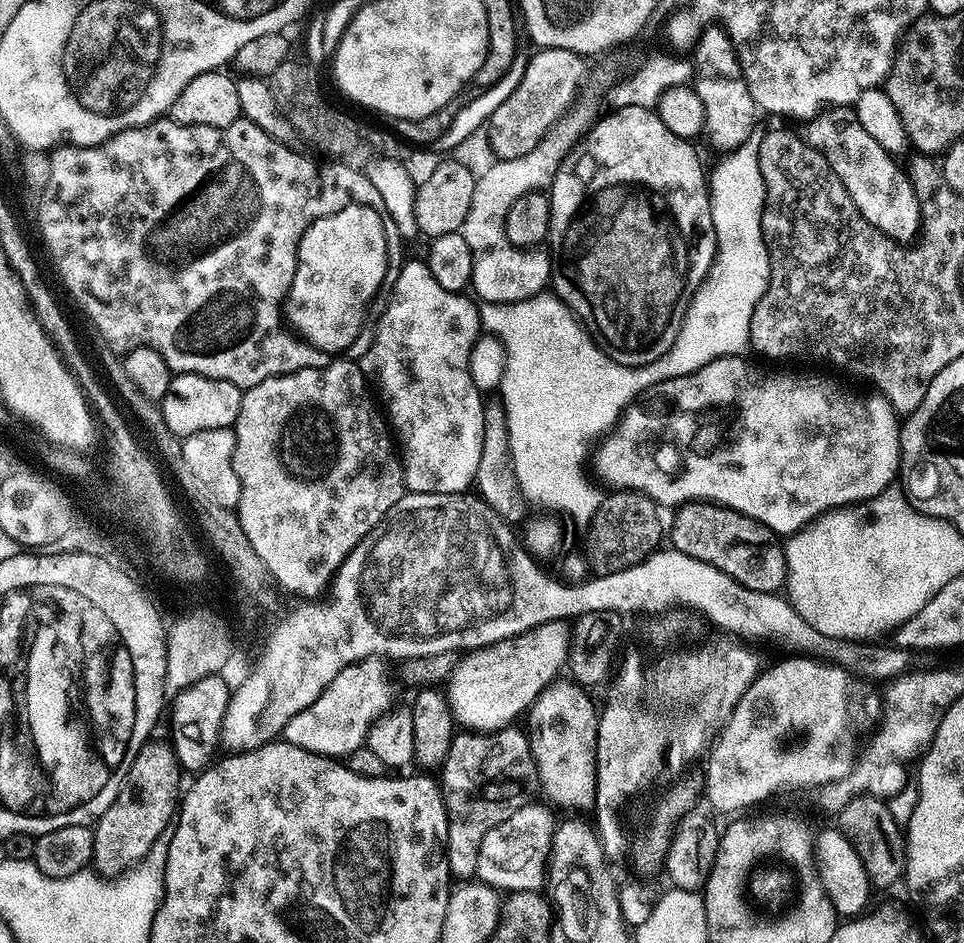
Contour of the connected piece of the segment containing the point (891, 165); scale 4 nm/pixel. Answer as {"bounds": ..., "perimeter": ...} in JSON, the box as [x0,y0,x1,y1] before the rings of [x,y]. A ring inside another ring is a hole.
{"bounds":[808,108,922,245],"perimeter":[[[831,108],[813,117],[808,127],[808,144],[817,148],[826,162],[830,162],[830,170],[838,174],[842,186],[846,186],[862,218],[866,218],[870,226],[882,230],[882,234],[886,234],[897,244],[911,245],[911,240],[915,236],[917,239],[922,228],[921,197],[914,190],[911,175],[896,165],[897,157],[878,146],[874,138],[870,138],[853,109]]]}

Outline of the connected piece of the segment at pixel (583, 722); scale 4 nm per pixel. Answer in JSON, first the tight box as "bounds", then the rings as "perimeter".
{"bounds":[526,682,598,809],"perimeter":[[[553,682],[540,692],[540,697],[532,703],[531,708],[526,713],[526,730],[529,734],[529,740],[532,743],[532,753],[536,758],[536,772],[540,775],[539,787],[545,792],[550,799],[561,804],[564,808],[588,808],[591,809],[596,802],[596,739],[598,738],[598,704],[591,700],[589,693],[581,688],[575,682],[567,682],[568,684],[560,684],[561,682]]]}

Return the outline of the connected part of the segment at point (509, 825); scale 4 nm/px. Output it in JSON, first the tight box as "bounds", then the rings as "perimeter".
{"bounds":[476,802,554,894],"perimeter":[[[539,802],[510,814],[510,818],[486,830],[486,838],[482,838],[482,846],[478,850],[476,876],[483,883],[505,893],[535,894],[539,888],[541,891],[546,884],[548,856],[552,853],[553,827],[554,819]]]}

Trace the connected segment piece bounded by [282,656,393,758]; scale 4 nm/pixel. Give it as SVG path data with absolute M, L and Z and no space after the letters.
M368 656L346 666L309 708L286 722L283 739L307 752L333 758L348 758L344 756L363 749L373 725L393 707L392 680L384 664L387 663L381 657Z

